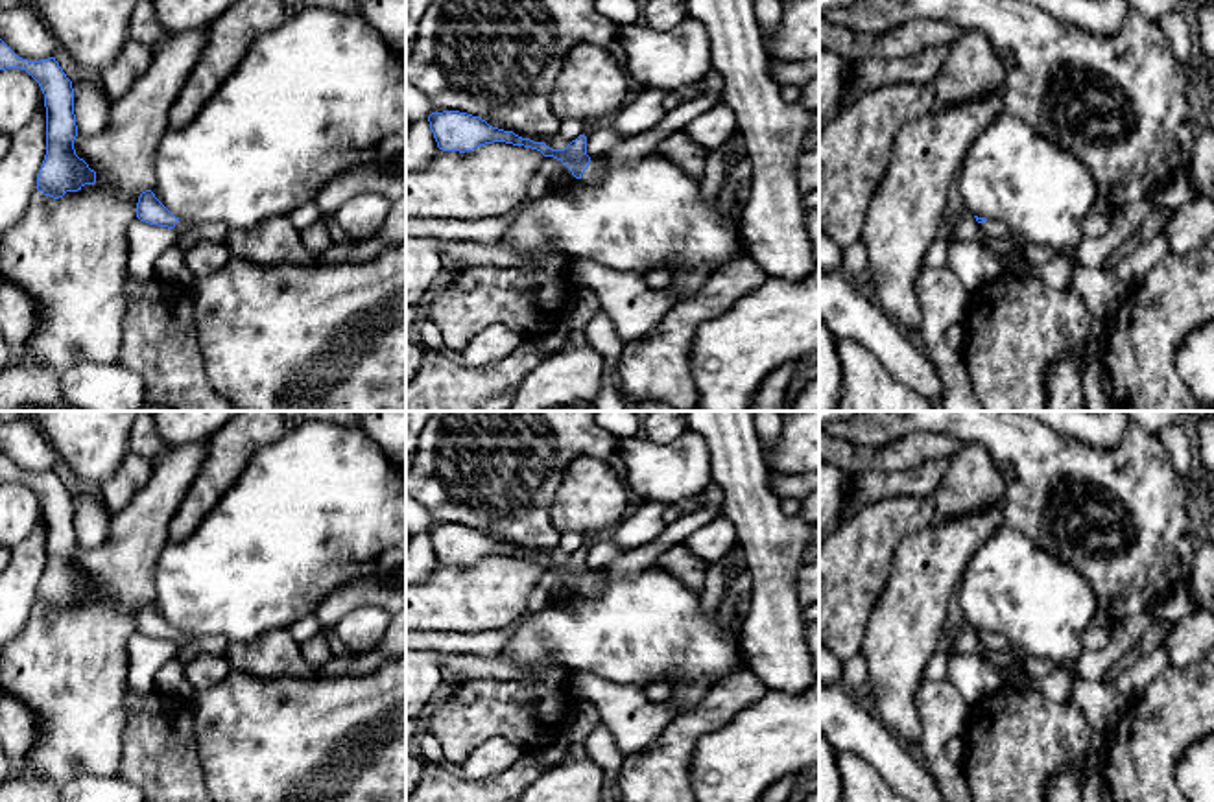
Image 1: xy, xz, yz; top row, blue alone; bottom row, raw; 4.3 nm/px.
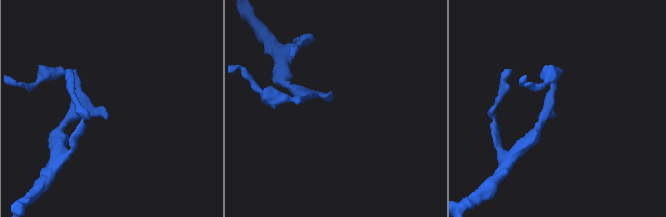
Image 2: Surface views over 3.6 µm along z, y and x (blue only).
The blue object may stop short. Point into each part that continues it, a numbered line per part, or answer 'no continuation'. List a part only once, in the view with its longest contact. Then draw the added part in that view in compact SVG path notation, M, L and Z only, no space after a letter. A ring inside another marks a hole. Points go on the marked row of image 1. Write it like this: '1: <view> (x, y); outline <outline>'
1: xz (595, 172); outline M590 159L589 168L581 173L581 181L598 183L603 177L601 159Z

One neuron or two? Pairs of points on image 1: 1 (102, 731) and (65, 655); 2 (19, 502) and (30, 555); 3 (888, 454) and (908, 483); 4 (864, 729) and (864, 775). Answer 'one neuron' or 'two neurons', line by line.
1: one neuron
2: two neurons
3: two neurons
4: two neurons

